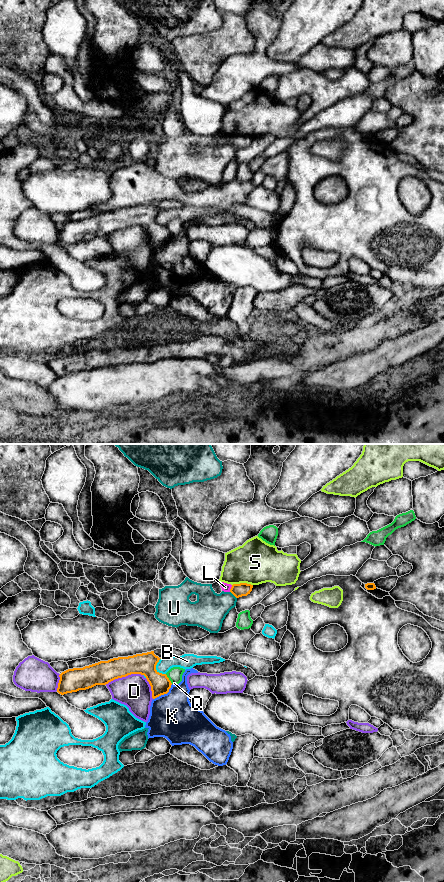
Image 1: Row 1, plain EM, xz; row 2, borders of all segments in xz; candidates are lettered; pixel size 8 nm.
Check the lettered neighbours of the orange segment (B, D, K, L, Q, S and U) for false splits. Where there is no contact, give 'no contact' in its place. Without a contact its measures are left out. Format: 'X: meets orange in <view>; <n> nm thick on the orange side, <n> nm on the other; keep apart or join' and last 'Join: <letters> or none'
B: meets orange in xz; 180 nm thick on the orange side, 120 nm on the other; keep apart
D: meets orange in xz; 190 nm thick on the orange side, 260 nm on the other; keep apart
K: meets orange in xz; 160 nm thick on the orange side, 360 nm on the other; keep apart
L: meets orange in xz; 110 nm thick on the orange side, 70 nm on the other; keep apart
Q: meets orange in xz; 180 nm thick on the orange side, 110 nm on the other; keep apart
S: meets orange in xz; 110 nm thick on the orange side, 360 nm on the other; keep apart
U: meets orange in xz; 110 nm thick on the orange side, 280 nm on the other; keep apart
Join: none

